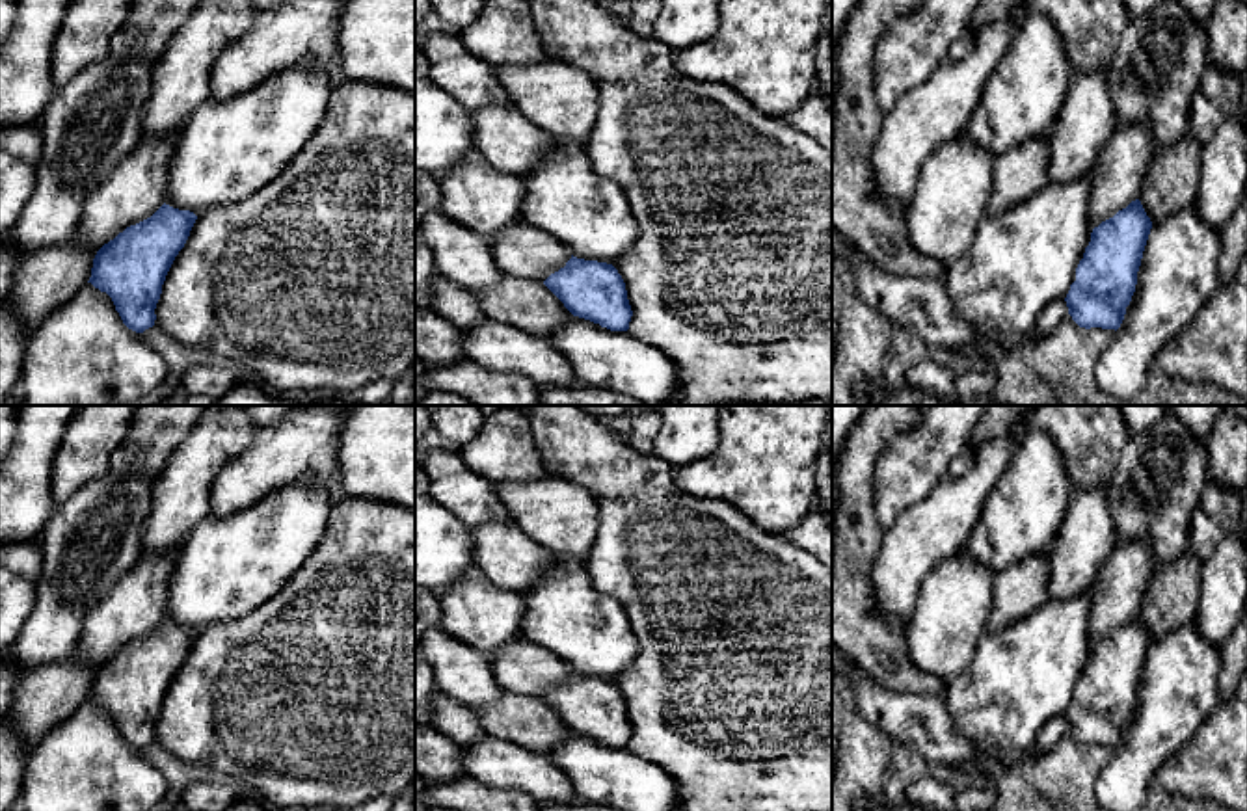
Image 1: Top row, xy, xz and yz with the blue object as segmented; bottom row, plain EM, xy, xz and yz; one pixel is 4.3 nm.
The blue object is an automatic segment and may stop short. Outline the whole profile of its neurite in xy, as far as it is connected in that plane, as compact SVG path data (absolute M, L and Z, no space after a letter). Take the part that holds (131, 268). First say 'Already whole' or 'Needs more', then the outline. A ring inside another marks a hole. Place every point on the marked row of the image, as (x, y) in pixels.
Already whole. M164 203L151 218L127 227L97 251L87 283L112 298L115 311L128 329L143 333L154 326L154 309L162 285L175 257L184 247L195 219L194 212Z

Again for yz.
Already whole. M1139 199L1093 229L1065 298L1068 314L1079 327L1120 327L1150 229L1152 221Z

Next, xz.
Already whole. M571 255L543 285L579 318L610 331L627 331L633 316L622 275L612 264Z

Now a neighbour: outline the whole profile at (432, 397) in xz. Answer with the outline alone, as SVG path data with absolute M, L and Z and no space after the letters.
M428 391L424 398L415 406L476 406L476 404L462 396L452 396L447 391Z

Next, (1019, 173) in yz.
M1042 136L1007 151L994 162L994 193L986 214L1003 214L1033 197L1048 182L1050 138Z

